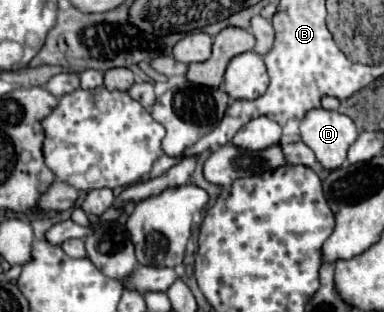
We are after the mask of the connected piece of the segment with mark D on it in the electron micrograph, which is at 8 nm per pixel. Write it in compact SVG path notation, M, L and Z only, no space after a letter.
M312 109L300 121L302 141L316 153L324 169L338 169L346 163L348 147L356 141L358 129L354 121L338 111Z

